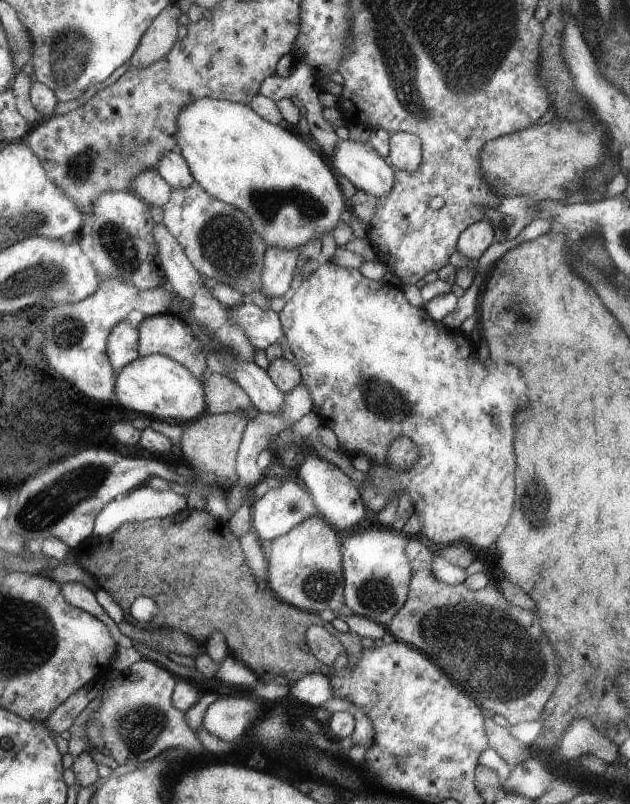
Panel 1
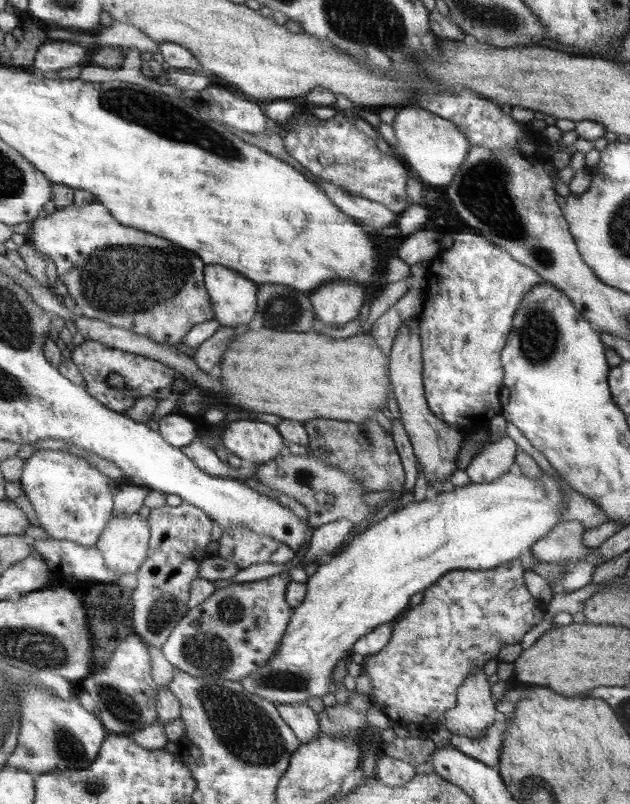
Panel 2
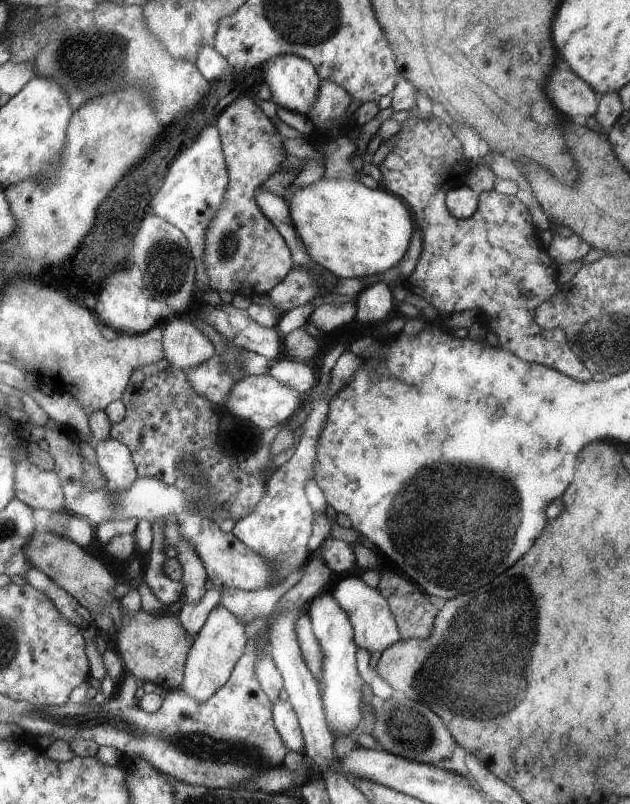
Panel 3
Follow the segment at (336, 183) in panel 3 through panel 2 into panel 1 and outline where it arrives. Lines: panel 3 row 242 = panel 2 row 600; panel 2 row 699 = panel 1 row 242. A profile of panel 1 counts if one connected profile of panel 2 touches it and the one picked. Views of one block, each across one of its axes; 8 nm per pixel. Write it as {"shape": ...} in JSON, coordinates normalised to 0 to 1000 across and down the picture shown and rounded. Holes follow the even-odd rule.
{"shape":[[[346,122],[308,124],[286,139],[283,155],[281,185],[295,199],[310,226],[338,245],[390,265],[400,274],[403,289],[419,294],[435,308],[476,308],[492,299],[510,299],[540,279],[548,260],[546,246],[517,199],[489,184],[470,167],[419,149],[397,131]]]}

